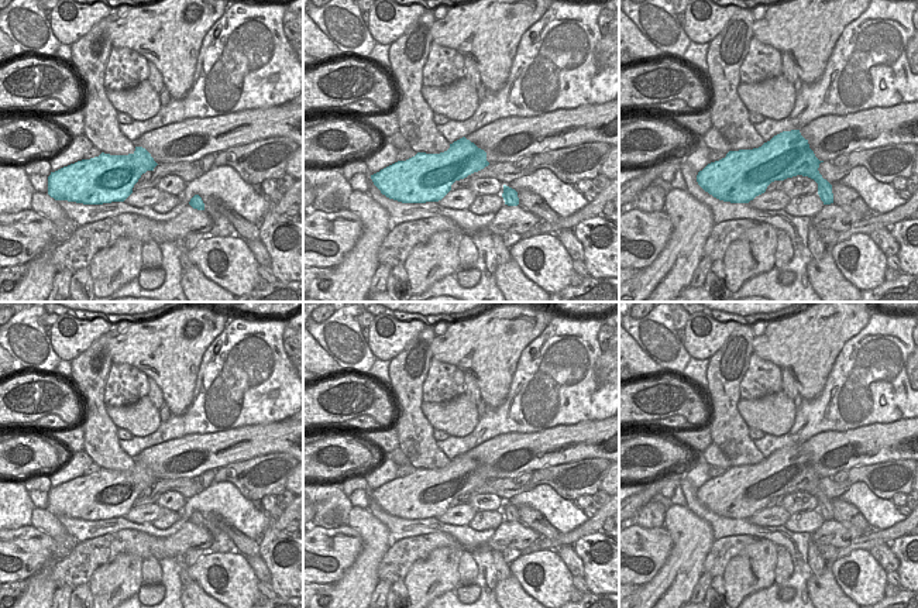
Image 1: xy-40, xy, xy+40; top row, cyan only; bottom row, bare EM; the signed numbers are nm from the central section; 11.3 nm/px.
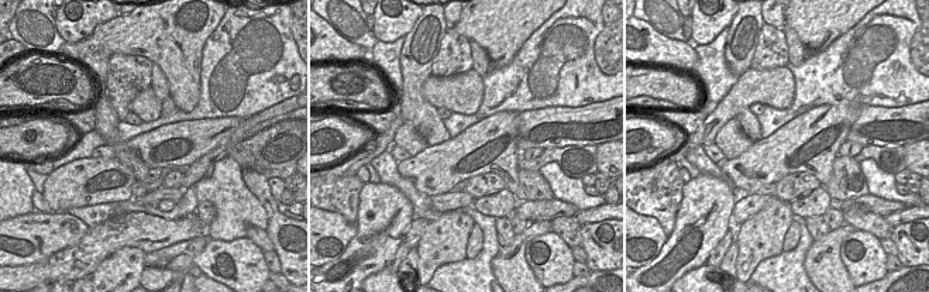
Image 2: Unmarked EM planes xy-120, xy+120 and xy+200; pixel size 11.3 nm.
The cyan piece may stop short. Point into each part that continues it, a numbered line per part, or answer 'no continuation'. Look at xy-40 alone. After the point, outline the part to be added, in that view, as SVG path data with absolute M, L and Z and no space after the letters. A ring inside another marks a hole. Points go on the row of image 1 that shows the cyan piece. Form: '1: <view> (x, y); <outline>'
no continuation

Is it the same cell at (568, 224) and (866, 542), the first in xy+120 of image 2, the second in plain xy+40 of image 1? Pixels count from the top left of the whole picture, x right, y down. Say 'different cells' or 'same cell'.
different cells

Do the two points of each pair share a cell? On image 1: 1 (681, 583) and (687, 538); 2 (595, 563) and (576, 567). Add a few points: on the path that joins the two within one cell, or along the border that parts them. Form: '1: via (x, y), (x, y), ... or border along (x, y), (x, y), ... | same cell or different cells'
1: via (680, 572), (686, 564), (687, 549) | same cell
2: border along (573, 546), (581, 560), (584, 576) | different cells

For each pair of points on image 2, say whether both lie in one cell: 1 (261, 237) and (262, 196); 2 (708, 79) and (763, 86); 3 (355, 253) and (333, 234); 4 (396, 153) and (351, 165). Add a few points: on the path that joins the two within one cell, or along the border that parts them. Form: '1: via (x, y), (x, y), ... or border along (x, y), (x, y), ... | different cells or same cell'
1: border along (264, 230), (275, 250) | different cells
2: border along (739, 78), (715, 109) | different cells
3: border along (357, 223), (357, 232), (346, 250), (323, 265) | different cells
4: border along (394, 144), (388, 150) | different cells

